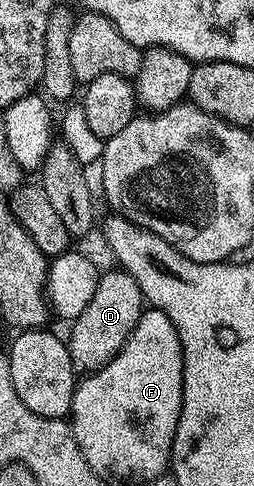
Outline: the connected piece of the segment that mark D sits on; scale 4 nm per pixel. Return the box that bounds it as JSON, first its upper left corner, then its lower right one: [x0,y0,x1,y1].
[66,272,146,374]

